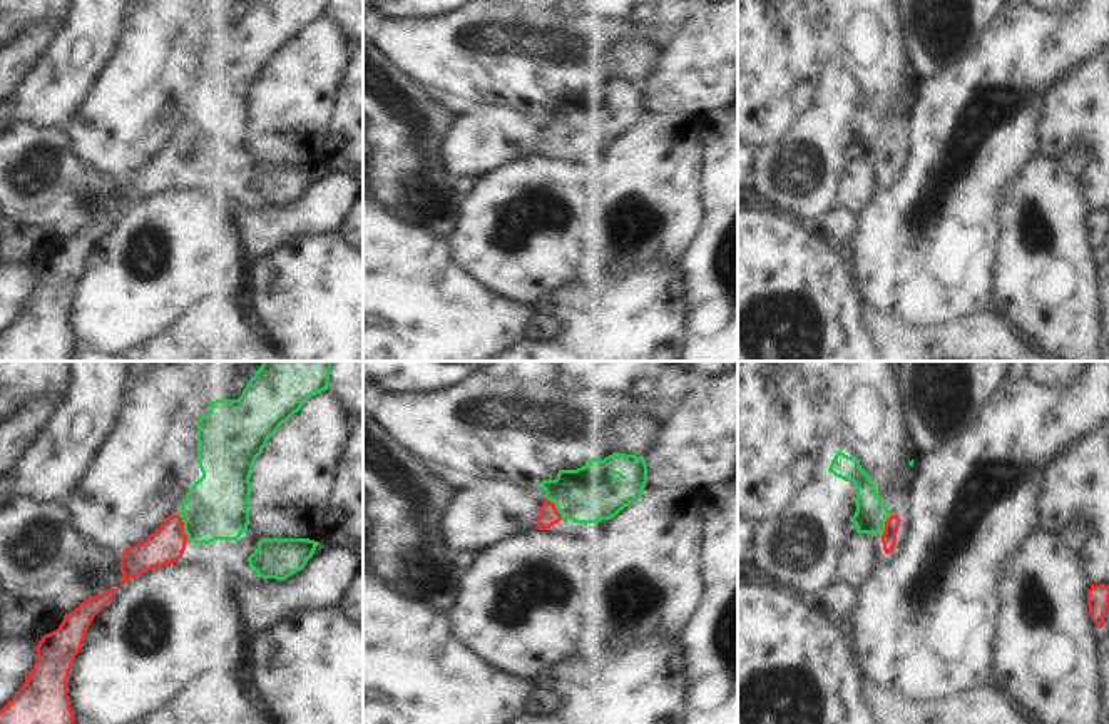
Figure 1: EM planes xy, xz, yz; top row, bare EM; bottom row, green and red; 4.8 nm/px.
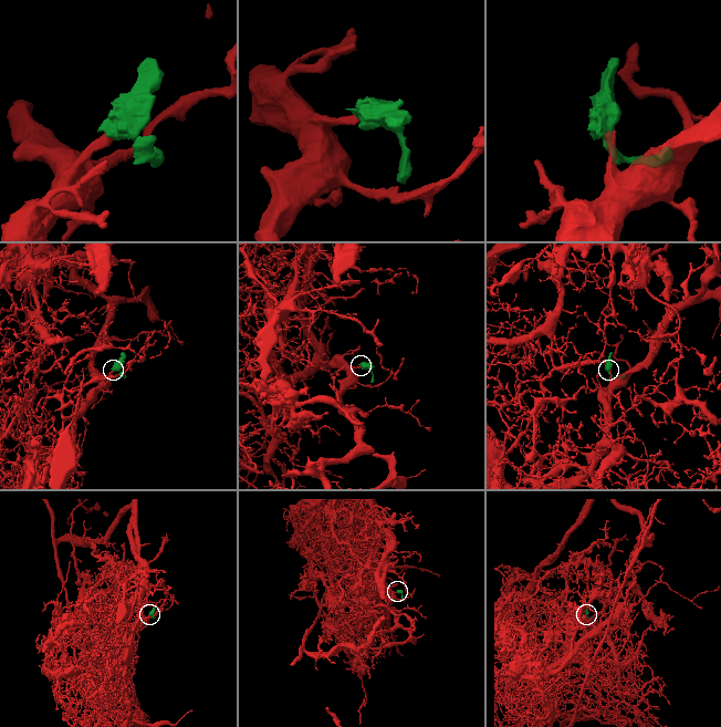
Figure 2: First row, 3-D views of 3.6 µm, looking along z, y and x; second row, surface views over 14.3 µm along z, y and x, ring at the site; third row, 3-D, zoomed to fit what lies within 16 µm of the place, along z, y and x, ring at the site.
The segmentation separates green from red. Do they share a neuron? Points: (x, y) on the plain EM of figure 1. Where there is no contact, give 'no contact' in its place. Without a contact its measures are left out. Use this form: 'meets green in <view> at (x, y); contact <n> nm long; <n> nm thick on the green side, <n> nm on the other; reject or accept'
meets green in xz at (556, 132); contact 140 nm long; 280 nm thick on the green side, 90 nm on the other; accept

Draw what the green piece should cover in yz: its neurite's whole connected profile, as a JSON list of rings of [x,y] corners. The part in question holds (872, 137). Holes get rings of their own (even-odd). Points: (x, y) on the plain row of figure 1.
[[[838,77],[828,94],[835,102],[853,107],[856,112],[856,137],[850,142],[855,149],[856,159],[875,159],[882,162],[883,176],[888,181],[897,169],[897,157],[900,150],[898,140],[888,137],[887,129],[880,124],[871,104],[861,94],[856,82],[848,82]]]

